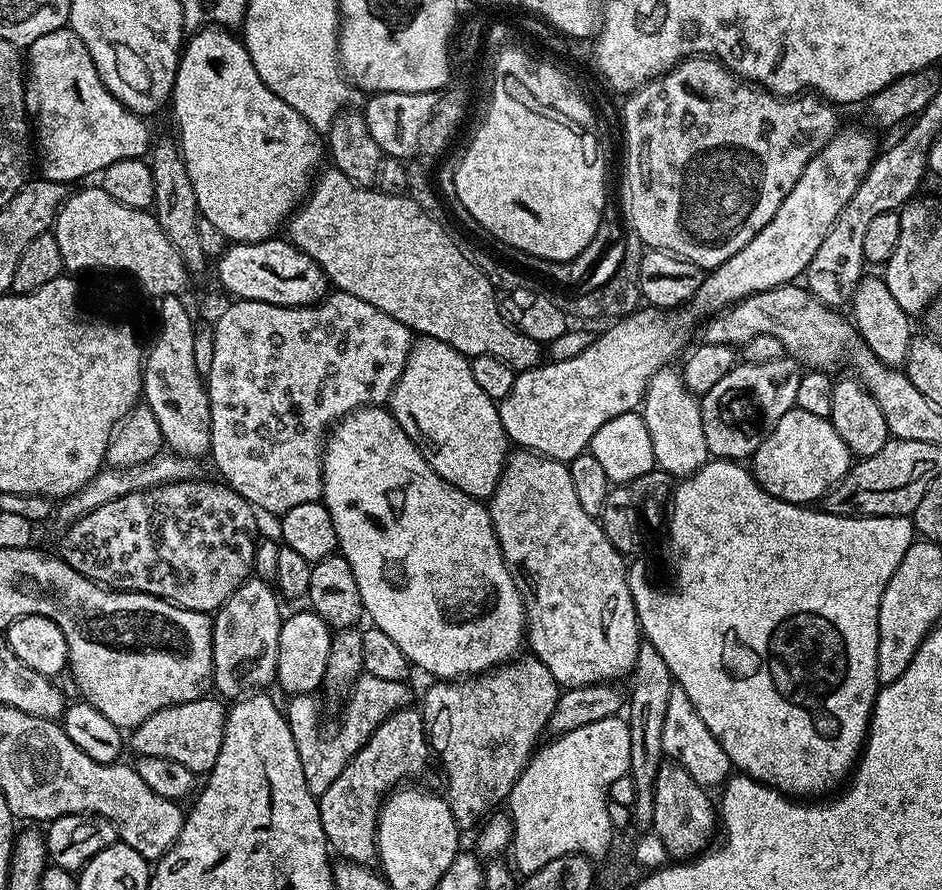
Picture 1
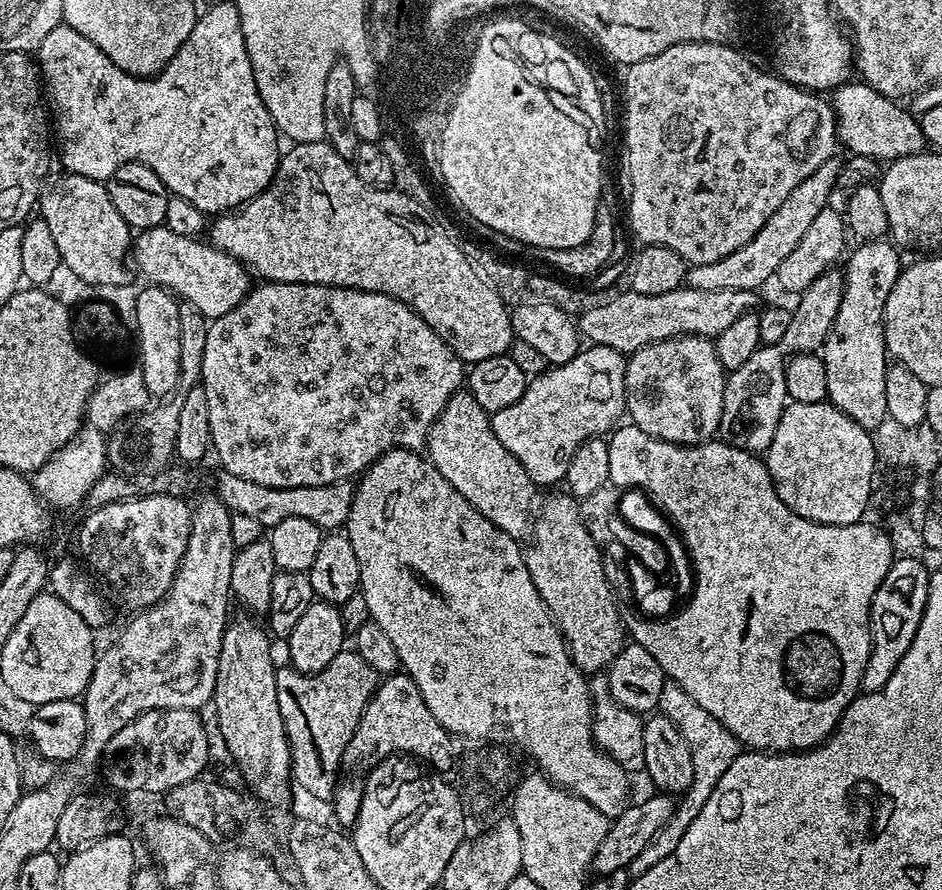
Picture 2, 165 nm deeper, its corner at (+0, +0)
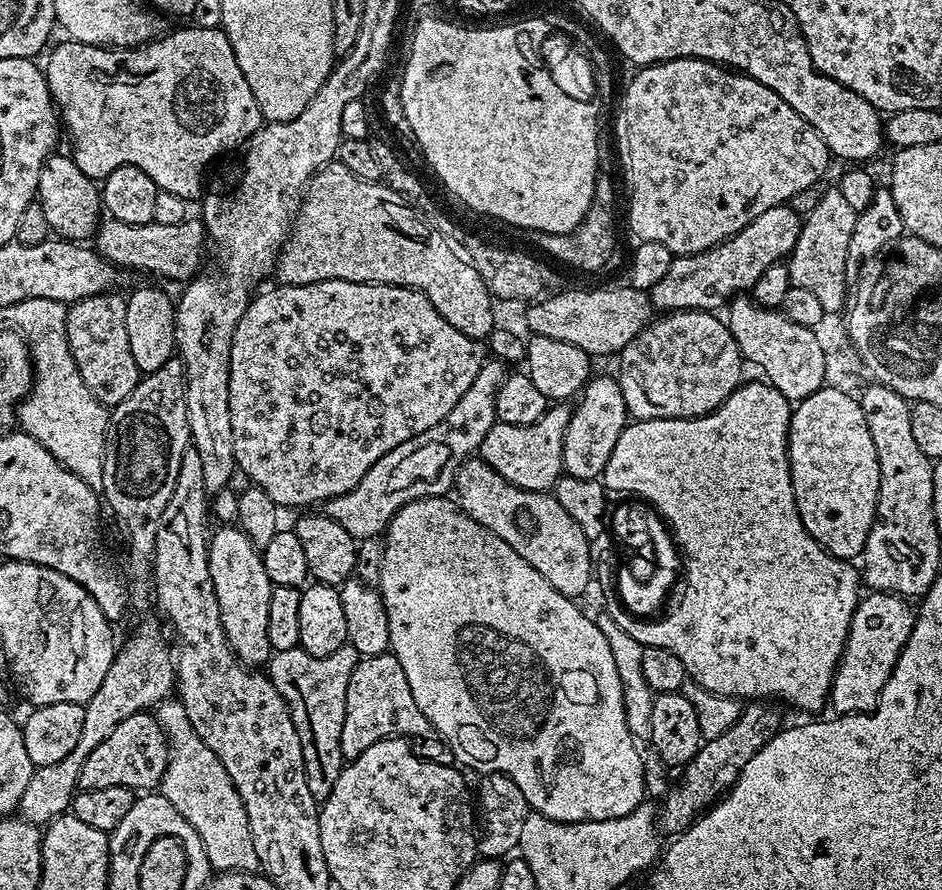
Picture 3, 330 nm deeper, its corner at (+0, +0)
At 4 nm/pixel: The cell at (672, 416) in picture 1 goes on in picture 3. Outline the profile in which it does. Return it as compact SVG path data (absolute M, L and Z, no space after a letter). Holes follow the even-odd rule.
M669 312L653 319L618 353L620 389L632 420L689 420L705 416L722 406L733 390L740 387L740 347L727 323L718 317L711 312Z

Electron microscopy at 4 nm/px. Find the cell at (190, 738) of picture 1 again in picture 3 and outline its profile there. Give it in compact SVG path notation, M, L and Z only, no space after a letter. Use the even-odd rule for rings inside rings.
M151 711L130 714L130 718L126 718L126 722L118 722L114 734L110 734L110 738L101 742L90 753L90 758L82 762L80 788L85 792L106 790L106 786L126 786L133 790L155 789L166 774L169 755L168 736L155 715Z

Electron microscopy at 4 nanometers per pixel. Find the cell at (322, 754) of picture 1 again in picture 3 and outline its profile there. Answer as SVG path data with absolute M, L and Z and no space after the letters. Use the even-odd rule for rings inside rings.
M350 643L343 644L334 654L326 654L326 658L318 658L304 648L273 652L268 657L266 674L274 682L278 694L286 702L290 710L290 718L298 730L298 738L302 742L302 758L306 770L306 782L310 786L310 794L317 802L323 802L334 790L334 782L338 782L338 774L345 766L342 754L342 722L346 718L346 686L350 686L350 674L354 674L354 666L360 661L361 654L354 650Z

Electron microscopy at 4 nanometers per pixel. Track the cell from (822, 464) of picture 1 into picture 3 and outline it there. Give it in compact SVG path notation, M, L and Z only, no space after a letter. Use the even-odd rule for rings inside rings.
M825 386L793 407L788 427L788 465L802 526L806 526L809 534L837 560L855 561L864 551L876 517L880 471L874 438L870 438L870 426L866 426L862 406L853 393Z

